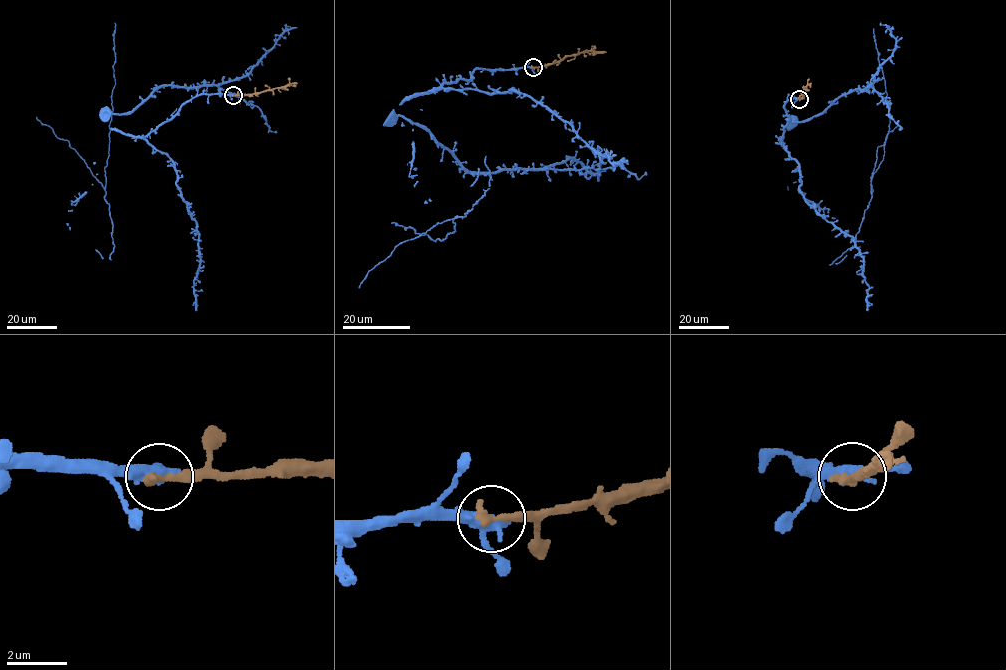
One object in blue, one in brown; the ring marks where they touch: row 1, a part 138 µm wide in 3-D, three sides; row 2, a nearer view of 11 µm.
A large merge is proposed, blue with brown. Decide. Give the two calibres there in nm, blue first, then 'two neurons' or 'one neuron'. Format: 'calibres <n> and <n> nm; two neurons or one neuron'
calibres 360 and 360 nm; one neuron

